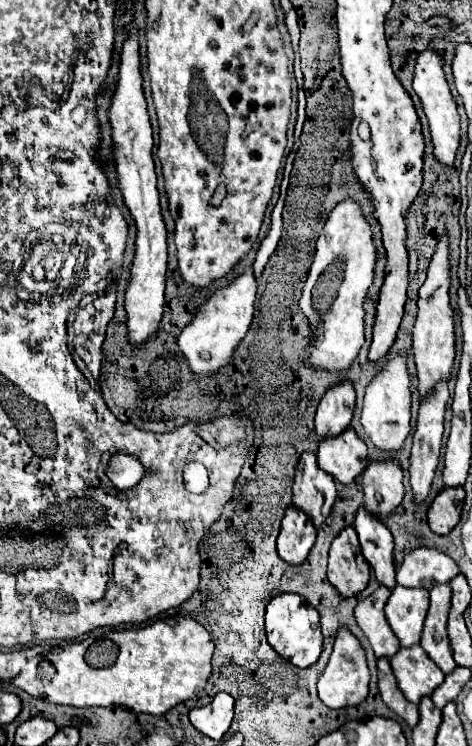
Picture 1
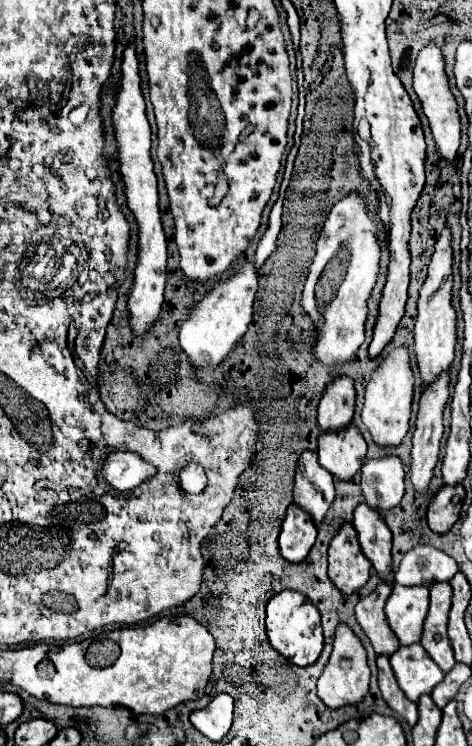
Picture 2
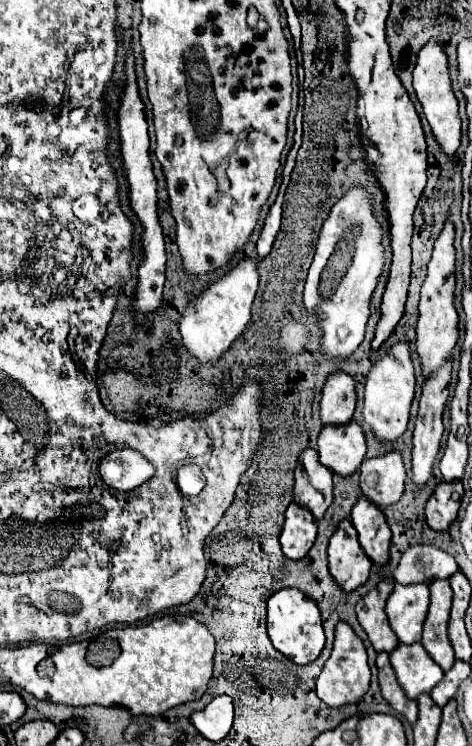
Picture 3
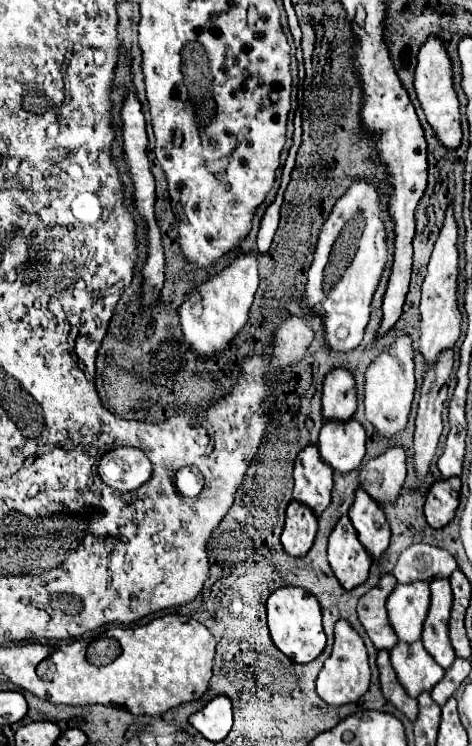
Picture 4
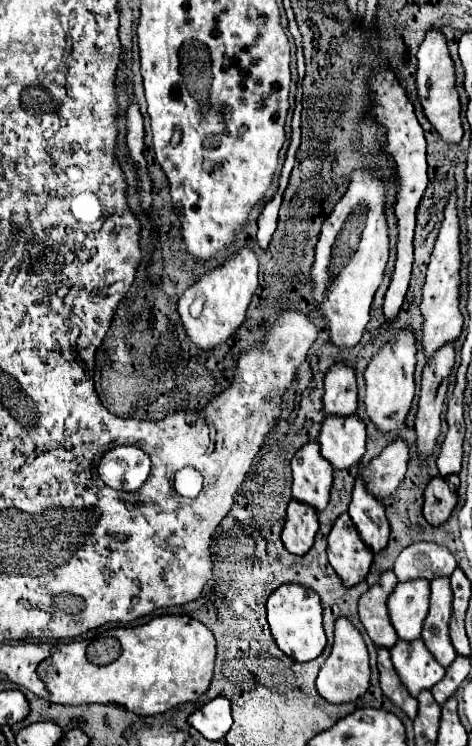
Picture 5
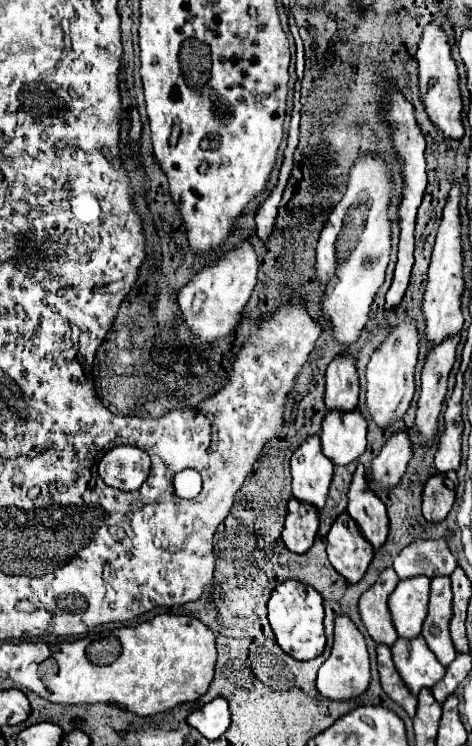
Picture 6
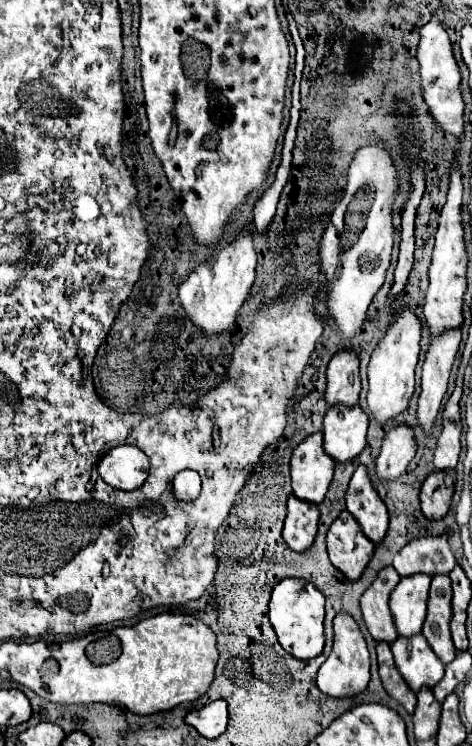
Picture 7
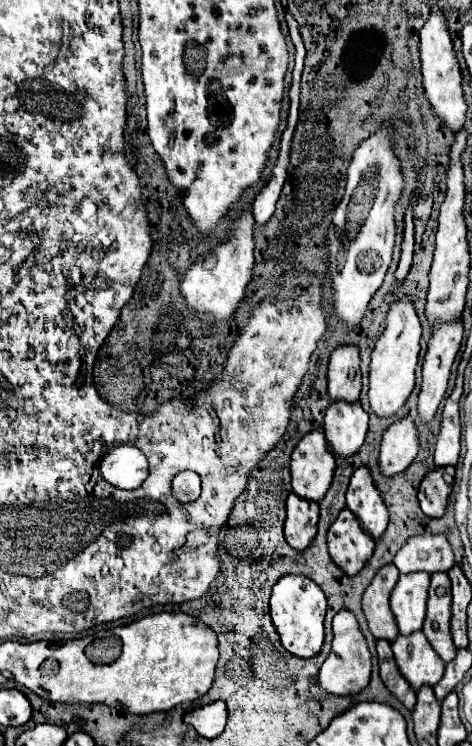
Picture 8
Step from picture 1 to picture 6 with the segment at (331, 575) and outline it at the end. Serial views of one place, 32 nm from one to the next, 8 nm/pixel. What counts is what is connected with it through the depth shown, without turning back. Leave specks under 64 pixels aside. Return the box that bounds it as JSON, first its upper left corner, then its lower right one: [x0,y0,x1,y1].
[328,512,374,584]

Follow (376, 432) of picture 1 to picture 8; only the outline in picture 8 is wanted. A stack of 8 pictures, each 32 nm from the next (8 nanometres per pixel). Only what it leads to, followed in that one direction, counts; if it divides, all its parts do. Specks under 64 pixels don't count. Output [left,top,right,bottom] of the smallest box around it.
[368,298,422,418]

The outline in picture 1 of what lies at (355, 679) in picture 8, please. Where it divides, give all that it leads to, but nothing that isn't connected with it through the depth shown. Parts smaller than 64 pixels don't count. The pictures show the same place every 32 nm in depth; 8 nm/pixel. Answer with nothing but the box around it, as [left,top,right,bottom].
[318,628,370,710]

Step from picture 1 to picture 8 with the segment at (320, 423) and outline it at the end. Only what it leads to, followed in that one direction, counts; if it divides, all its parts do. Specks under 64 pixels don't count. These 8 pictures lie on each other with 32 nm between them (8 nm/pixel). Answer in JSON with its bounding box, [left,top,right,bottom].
[328,346,360,404]

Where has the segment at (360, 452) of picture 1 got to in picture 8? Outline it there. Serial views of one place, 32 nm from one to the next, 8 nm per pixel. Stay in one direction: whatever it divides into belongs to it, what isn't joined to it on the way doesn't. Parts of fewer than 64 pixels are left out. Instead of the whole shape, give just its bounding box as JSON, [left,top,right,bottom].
[324,402,368,458]

